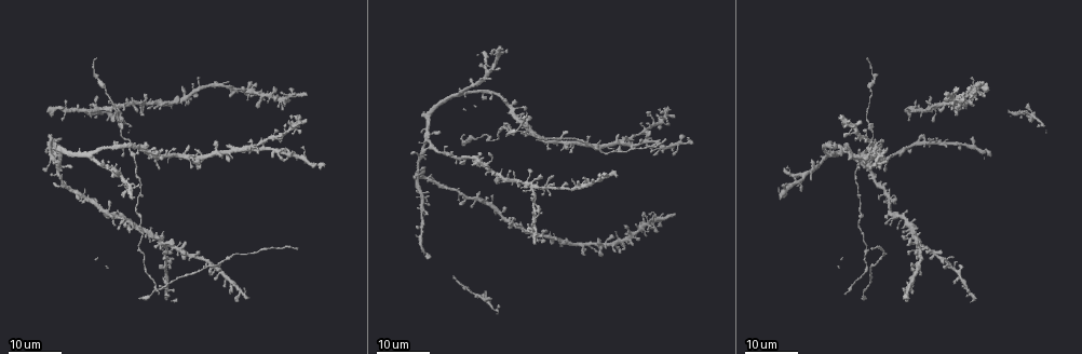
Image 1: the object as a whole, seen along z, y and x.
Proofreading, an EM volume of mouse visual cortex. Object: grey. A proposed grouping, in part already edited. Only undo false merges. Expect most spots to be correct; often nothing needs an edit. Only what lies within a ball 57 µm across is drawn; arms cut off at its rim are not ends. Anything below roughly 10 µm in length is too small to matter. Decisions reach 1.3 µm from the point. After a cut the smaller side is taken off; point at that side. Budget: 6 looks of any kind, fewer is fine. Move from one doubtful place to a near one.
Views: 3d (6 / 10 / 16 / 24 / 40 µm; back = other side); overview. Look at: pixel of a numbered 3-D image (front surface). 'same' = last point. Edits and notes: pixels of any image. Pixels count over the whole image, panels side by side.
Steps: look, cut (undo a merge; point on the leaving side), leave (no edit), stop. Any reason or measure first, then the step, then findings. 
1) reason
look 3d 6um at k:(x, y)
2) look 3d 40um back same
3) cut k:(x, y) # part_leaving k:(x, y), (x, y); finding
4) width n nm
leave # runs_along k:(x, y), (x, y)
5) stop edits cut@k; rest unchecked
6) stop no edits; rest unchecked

small branch off a trunk
look 3d 16um at 1:(624, 141)

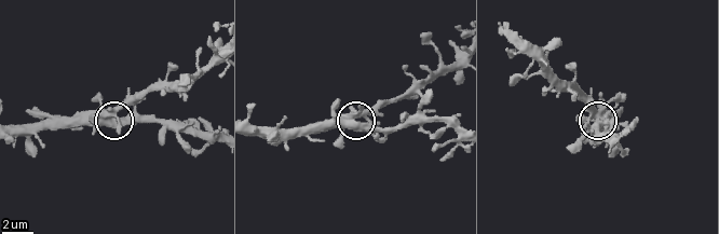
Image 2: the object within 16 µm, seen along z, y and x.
look 3d 6um at 2:(351, 118)

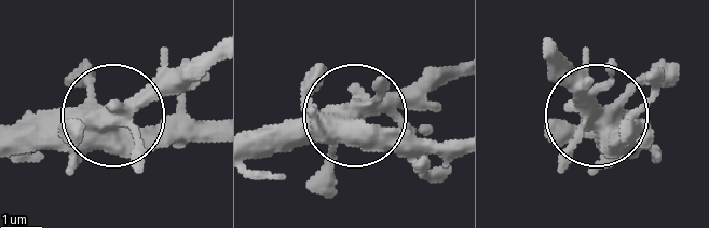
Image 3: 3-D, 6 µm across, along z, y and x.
leave # runs_along 3:(257, 145), (318, 137), (381, 114), (419, 79); one neuron here

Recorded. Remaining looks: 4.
thick turns thin
look 3d 24um at 1:(590, 146)

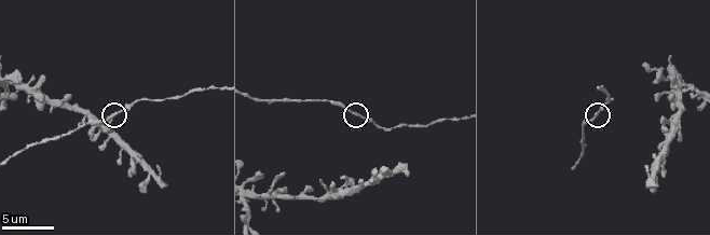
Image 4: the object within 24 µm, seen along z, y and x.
look 3d 10um at 4:(359, 117)

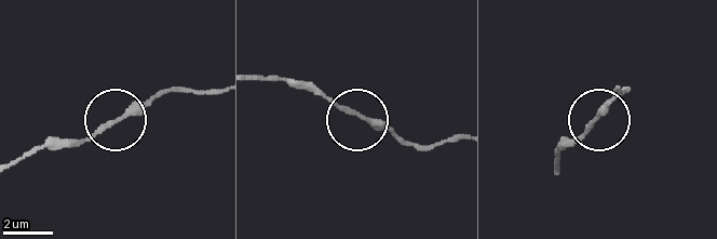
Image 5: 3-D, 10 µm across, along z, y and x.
leave # all the same neuron

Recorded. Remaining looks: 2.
thick turns thin
look 3d 16um at 1:(139, 246)

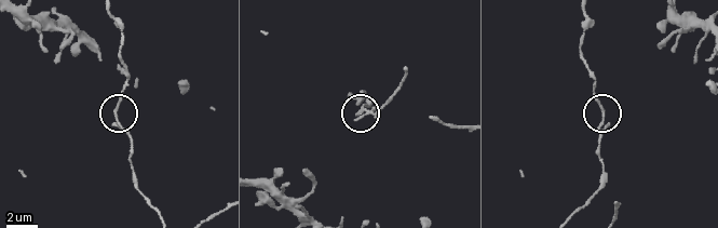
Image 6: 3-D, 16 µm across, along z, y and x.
look 3d 10um at 6:(115, 109)

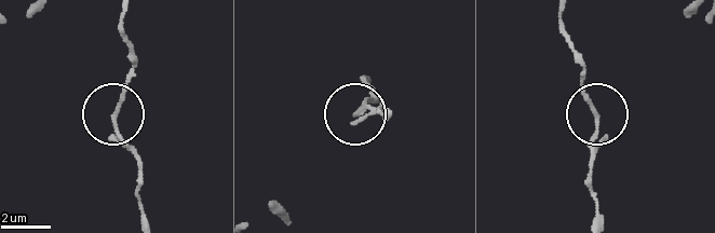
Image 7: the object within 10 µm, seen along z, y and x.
leave # runs_along 7:(562, 15), (584, 95), (598, 120), (592, 192); continuous, no second neuron

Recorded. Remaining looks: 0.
stop no edits; rest unchecked

